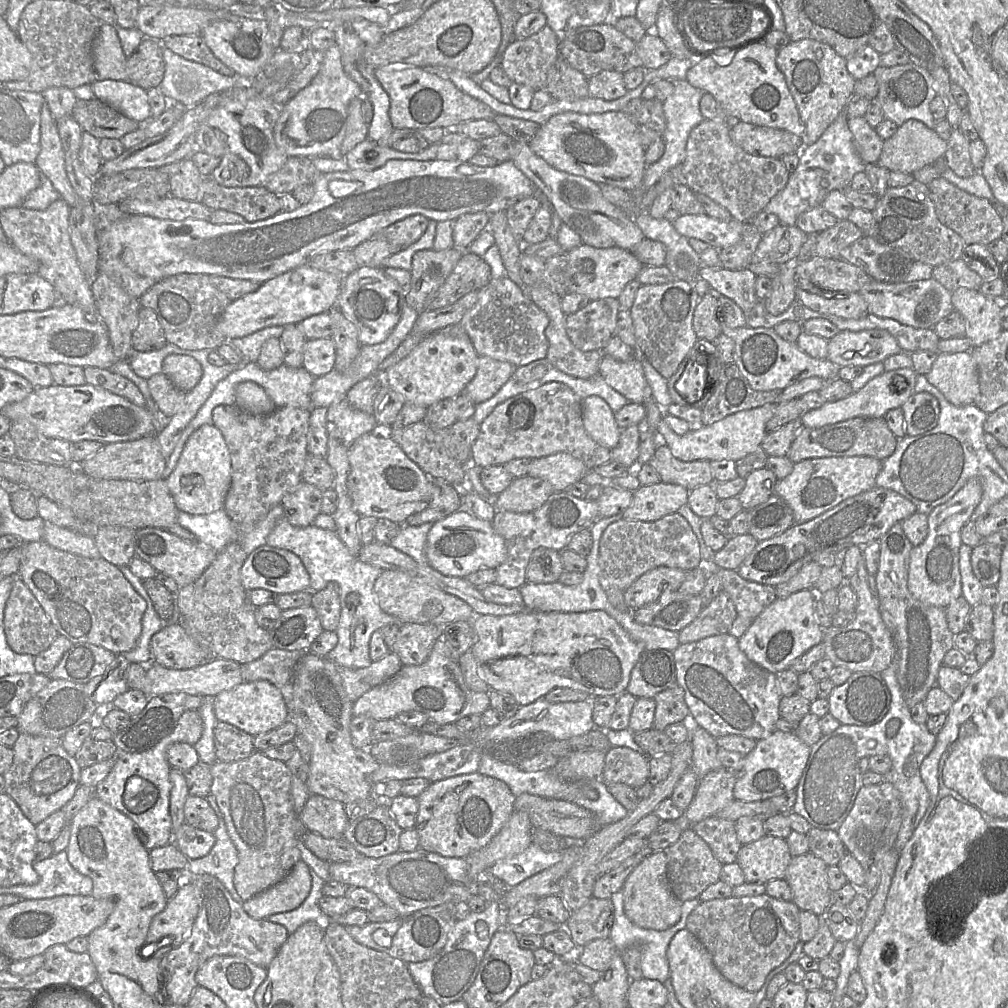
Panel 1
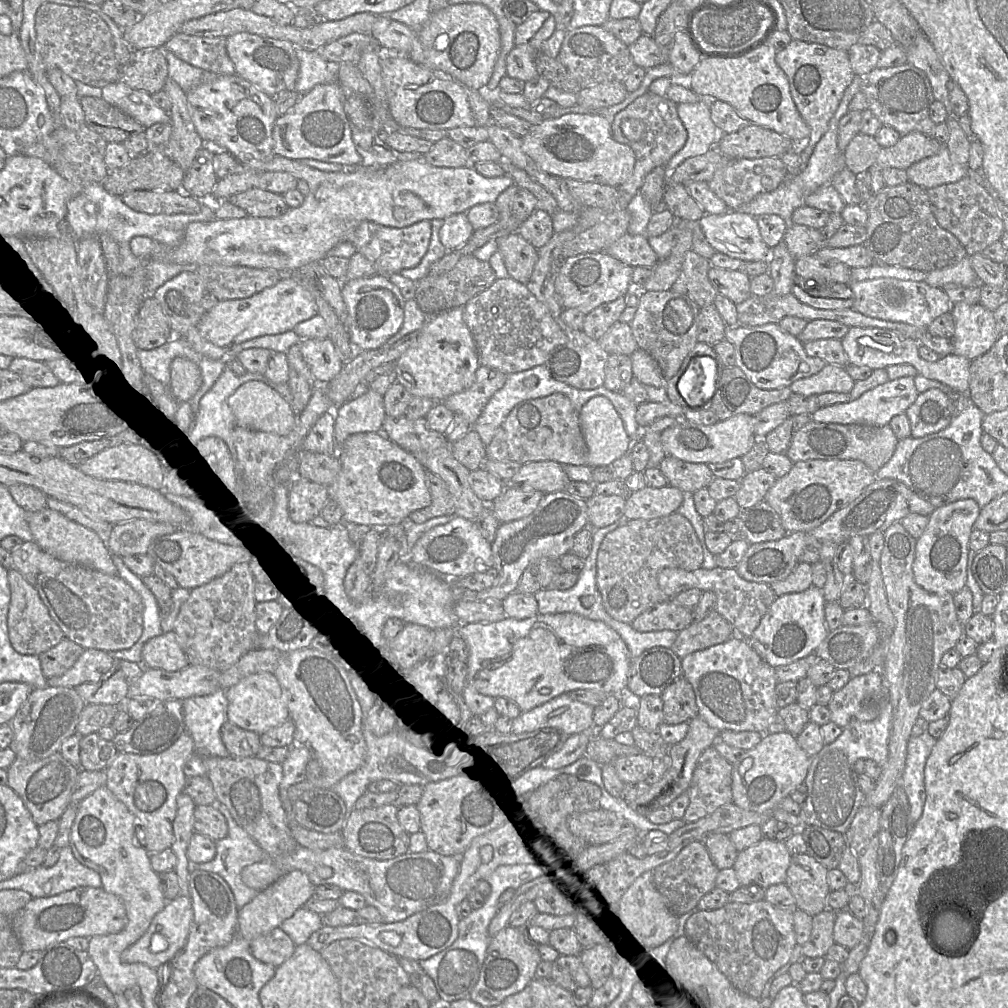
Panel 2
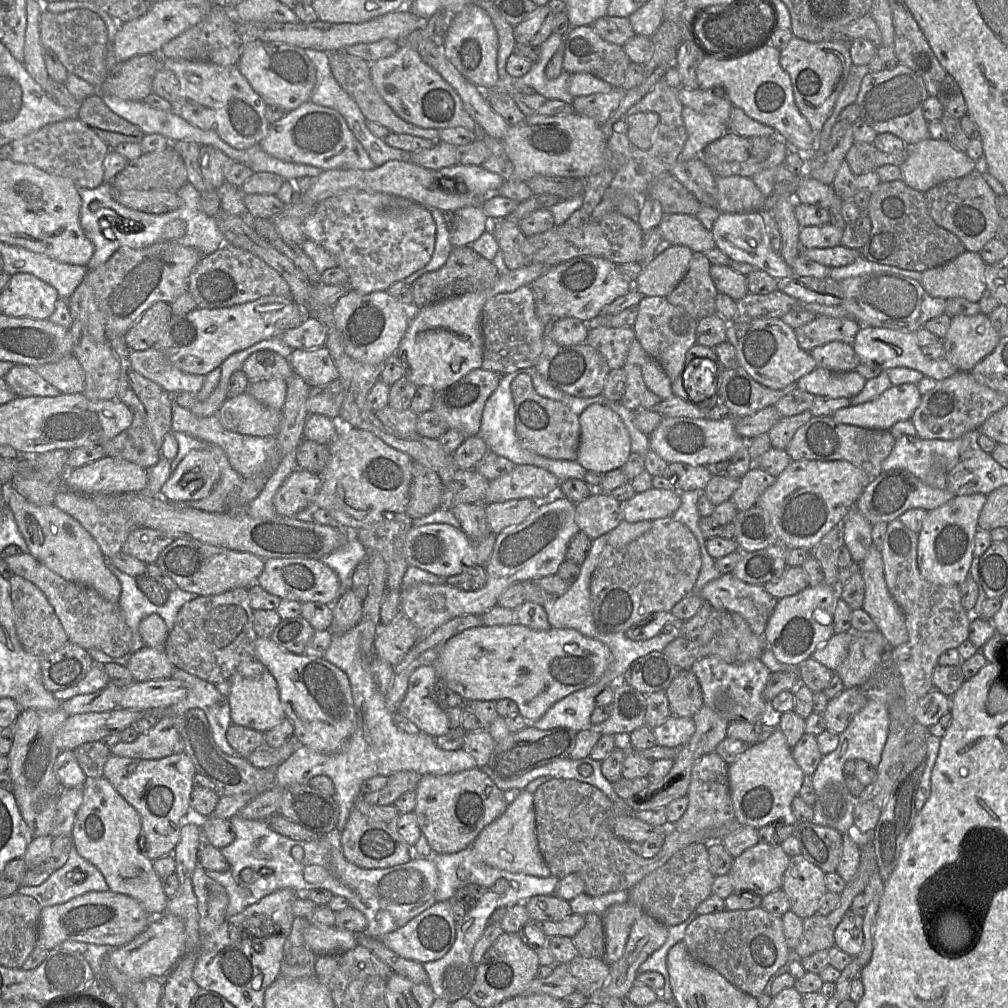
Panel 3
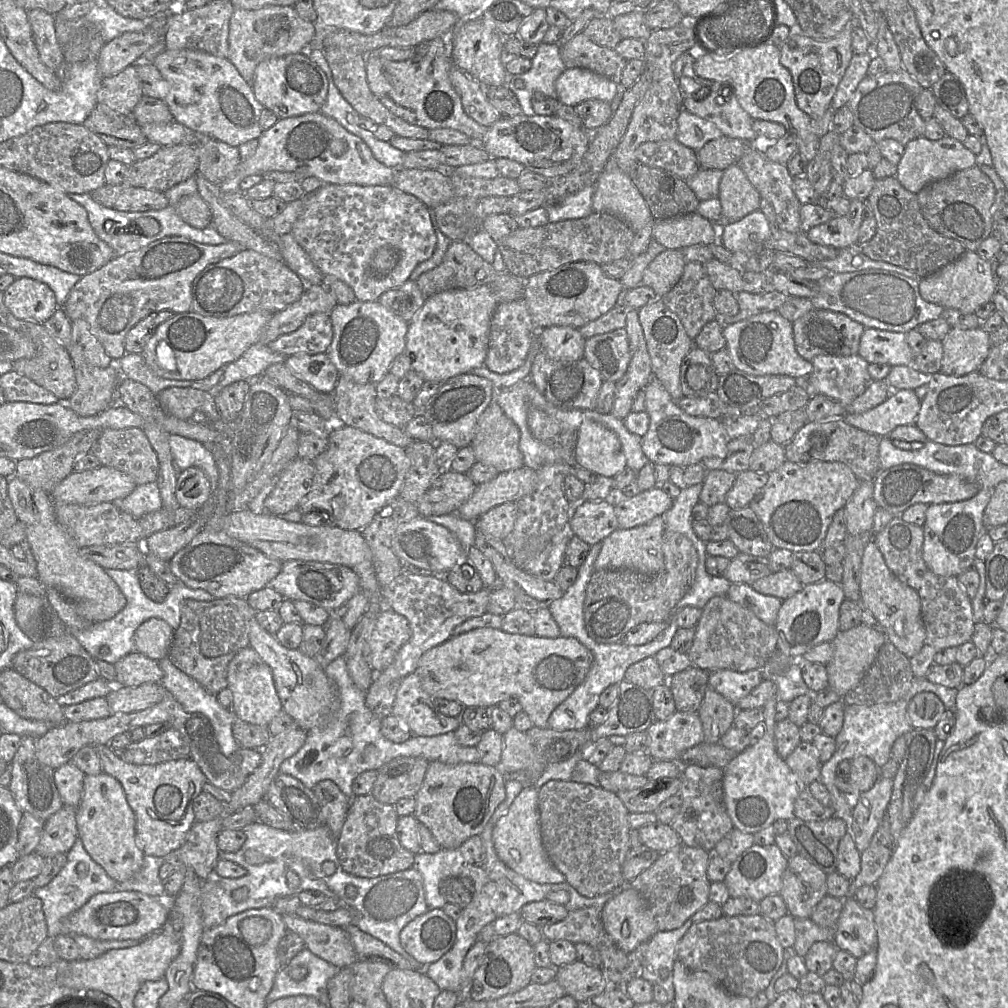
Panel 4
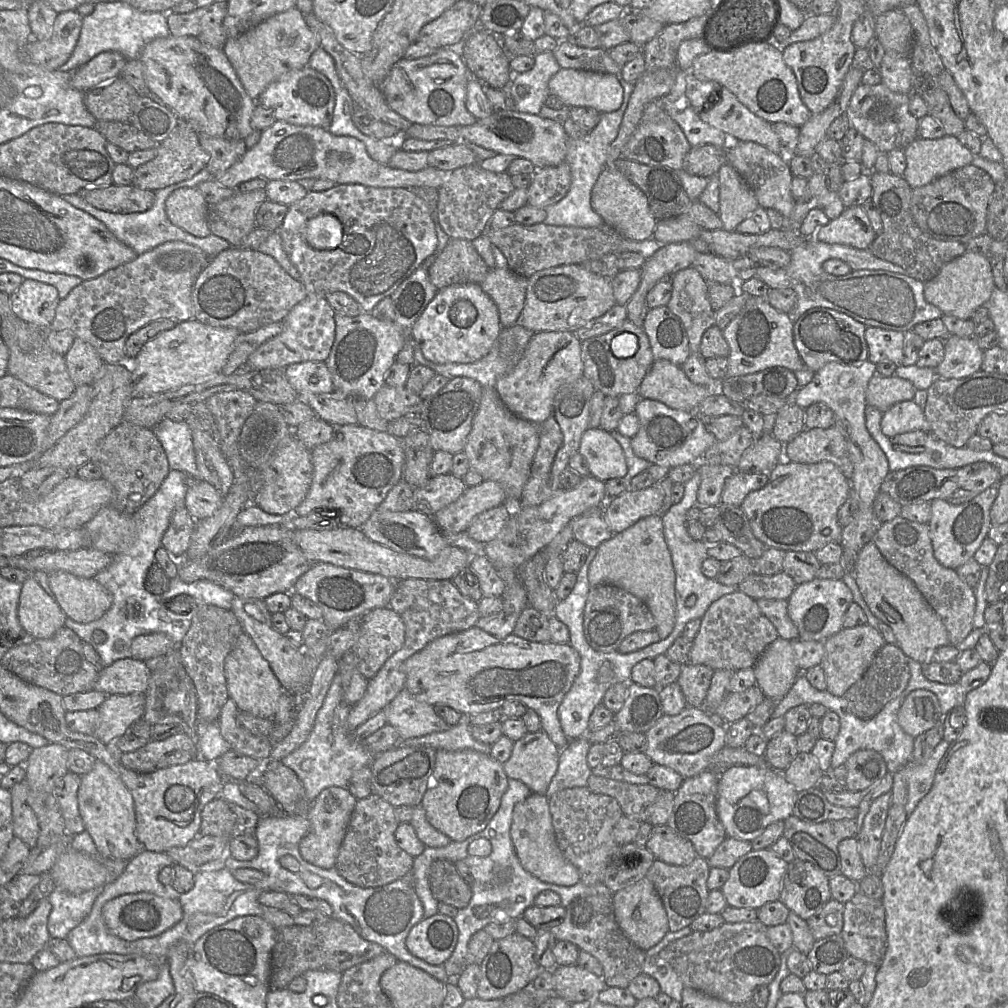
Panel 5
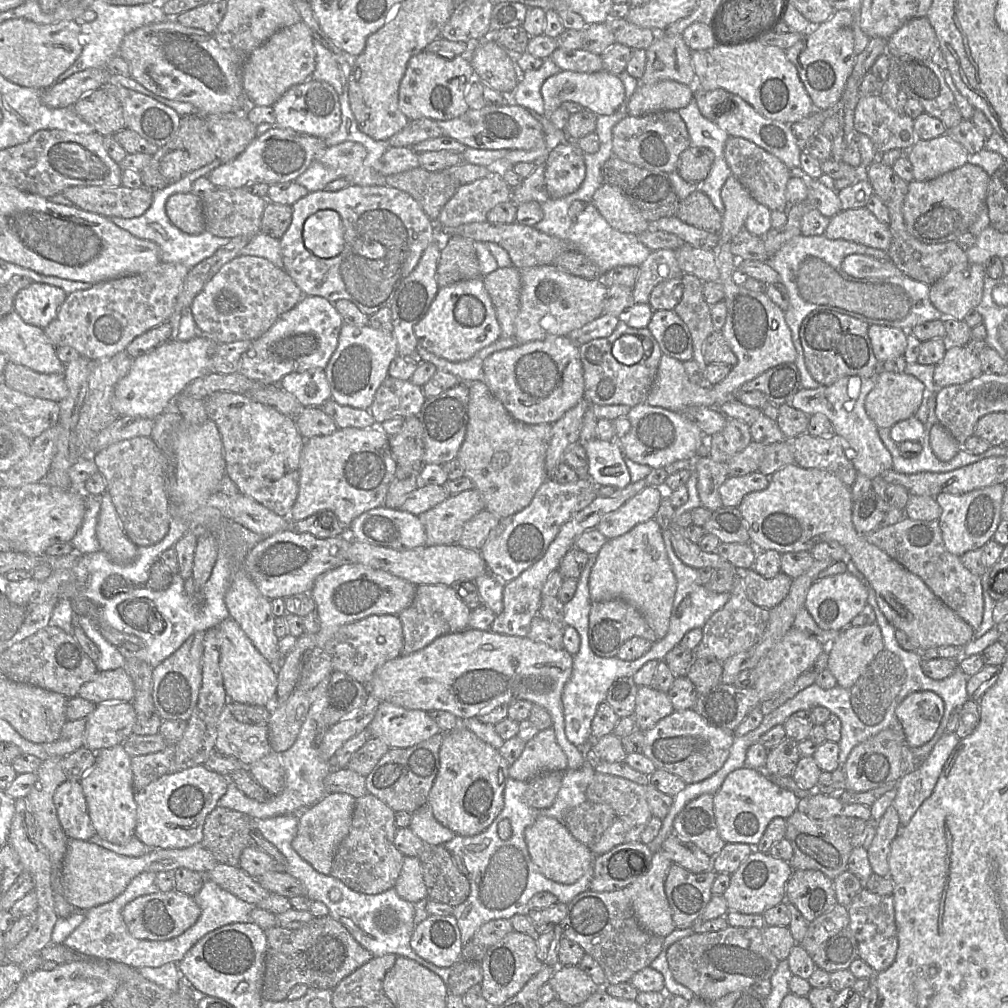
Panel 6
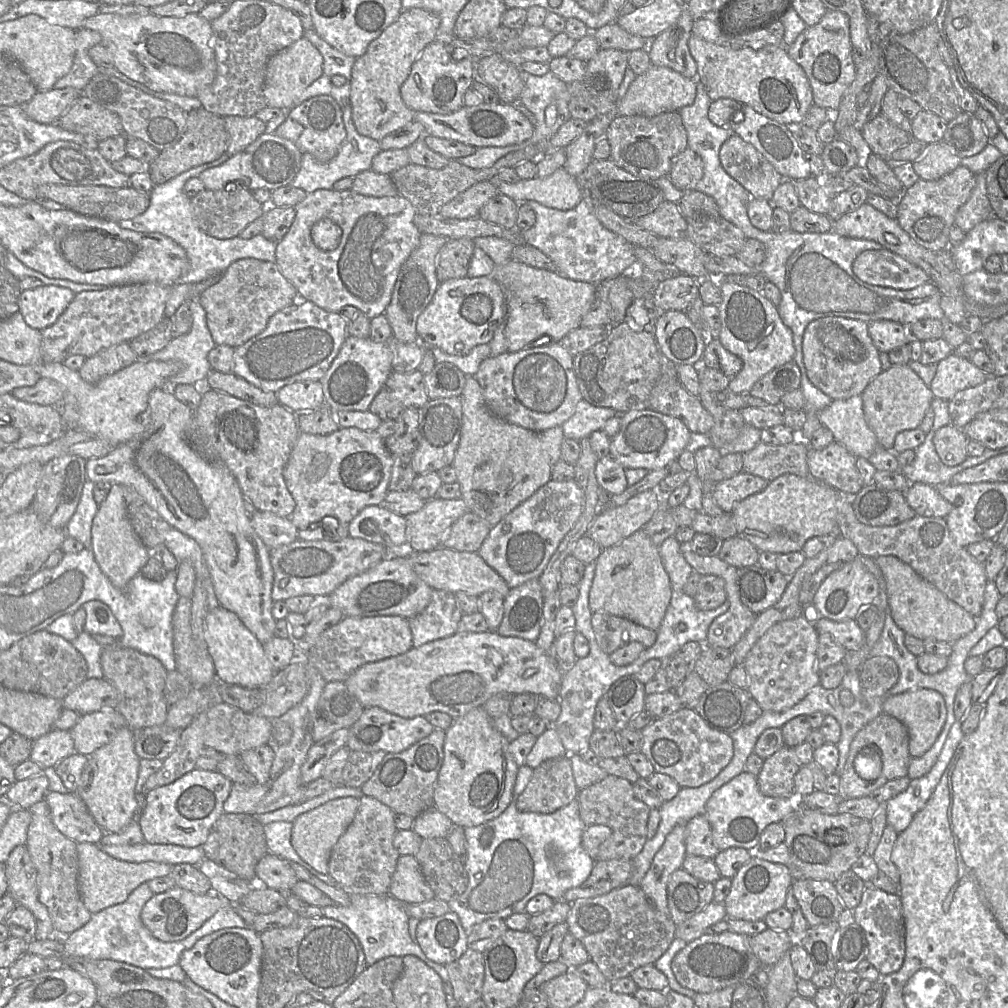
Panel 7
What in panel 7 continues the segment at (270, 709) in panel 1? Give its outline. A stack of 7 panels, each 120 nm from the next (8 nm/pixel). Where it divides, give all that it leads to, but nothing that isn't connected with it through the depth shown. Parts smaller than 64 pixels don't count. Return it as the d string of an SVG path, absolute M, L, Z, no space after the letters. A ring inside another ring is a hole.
M222 606L210 609L205 618L204 636L218 682L249 689L263 689L275 675L276 672L265 655L263 644L235 613Z

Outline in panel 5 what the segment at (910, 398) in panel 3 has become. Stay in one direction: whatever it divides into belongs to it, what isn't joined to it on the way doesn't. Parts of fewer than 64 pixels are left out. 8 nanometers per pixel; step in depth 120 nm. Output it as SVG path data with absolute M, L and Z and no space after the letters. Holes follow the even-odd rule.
M914 400L897 403L882 414L881 430L889 438L914 430L927 430L924 412Z

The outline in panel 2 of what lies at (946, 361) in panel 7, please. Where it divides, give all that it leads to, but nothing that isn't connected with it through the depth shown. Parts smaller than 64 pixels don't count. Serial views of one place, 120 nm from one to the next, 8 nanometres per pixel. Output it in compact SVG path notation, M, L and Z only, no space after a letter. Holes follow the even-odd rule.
M954 303L951 314L955 321L955 332L950 340L955 355L972 361L986 353L1001 333L993 312L981 303Z

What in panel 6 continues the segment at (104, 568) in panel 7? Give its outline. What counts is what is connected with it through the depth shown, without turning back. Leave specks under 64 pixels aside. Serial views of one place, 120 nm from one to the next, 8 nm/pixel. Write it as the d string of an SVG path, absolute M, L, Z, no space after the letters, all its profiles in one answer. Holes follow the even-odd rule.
M104 492L99 496L100 511L96 524L96 536L101 551L119 564L131 562L137 554L138 546L126 535L111 496Z

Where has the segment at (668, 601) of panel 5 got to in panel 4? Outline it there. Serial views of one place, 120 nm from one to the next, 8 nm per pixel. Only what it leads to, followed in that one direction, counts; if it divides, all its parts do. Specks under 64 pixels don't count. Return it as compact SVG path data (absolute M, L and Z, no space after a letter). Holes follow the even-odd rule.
M656 516L646 524L630 529L618 528L602 541L602 547L594 562L594 571L603 569L632 570L644 576L655 576L665 569L662 552L665 522Z

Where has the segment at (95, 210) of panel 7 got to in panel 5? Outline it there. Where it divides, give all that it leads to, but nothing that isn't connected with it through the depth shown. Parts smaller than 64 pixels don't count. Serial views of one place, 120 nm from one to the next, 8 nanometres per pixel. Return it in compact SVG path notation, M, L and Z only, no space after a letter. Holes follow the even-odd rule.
M112 184L105 188L82 191L80 195L91 206L118 214L145 212L155 201L155 191L142 190L133 185Z

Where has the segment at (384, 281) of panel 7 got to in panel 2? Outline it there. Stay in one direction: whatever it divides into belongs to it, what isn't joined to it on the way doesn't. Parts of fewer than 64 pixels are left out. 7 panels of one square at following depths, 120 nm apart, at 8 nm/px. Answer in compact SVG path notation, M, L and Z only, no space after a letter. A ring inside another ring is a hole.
M421 220L403 228L362 221L349 231L347 241L374 264L376 274L389 277L403 269L414 268L421 262L429 246L431 231L429 220Z

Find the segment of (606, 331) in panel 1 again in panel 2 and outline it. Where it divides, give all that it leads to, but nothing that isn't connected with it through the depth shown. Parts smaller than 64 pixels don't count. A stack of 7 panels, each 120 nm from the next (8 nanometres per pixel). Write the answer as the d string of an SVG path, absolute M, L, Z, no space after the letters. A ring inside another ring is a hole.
M625 297L603 303L585 315L583 331L591 339L598 340L617 321L626 307Z

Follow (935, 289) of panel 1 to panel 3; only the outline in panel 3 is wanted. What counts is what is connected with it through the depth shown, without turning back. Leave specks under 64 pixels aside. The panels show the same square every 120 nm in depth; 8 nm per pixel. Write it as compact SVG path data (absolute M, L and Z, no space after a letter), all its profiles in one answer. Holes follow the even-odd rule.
M859 256L851 264L831 267L829 277L840 283L843 290L841 306L844 307L849 316L855 319L860 326L881 327L902 332L916 332L928 320L945 313L946 300L944 298L932 297L925 291L920 283L922 272L919 271L871 262Z

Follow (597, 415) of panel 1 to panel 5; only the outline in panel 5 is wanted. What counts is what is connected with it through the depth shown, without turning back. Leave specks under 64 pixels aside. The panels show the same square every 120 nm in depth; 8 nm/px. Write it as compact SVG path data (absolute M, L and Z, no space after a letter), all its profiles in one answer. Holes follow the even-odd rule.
M589 427L583 433L578 452L586 459L590 475L603 482L627 475L622 447L600 427Z

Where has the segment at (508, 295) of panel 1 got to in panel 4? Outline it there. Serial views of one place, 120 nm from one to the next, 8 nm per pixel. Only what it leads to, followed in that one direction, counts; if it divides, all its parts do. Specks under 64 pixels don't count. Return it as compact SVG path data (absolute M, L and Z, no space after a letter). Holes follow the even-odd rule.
M524 298L499 303L491 319L489 348L485 366L499 374L509 373L522 366L531 346L534 328Z

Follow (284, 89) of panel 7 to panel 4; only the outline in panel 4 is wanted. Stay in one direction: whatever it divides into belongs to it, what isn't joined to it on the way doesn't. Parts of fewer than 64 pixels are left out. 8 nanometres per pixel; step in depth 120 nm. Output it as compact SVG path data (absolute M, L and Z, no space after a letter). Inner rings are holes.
M268 5L257 10L235 8L229 25L228 60L251 84L255 69L263 60L307 51L315 29L315 23L300 17L293 6Z

